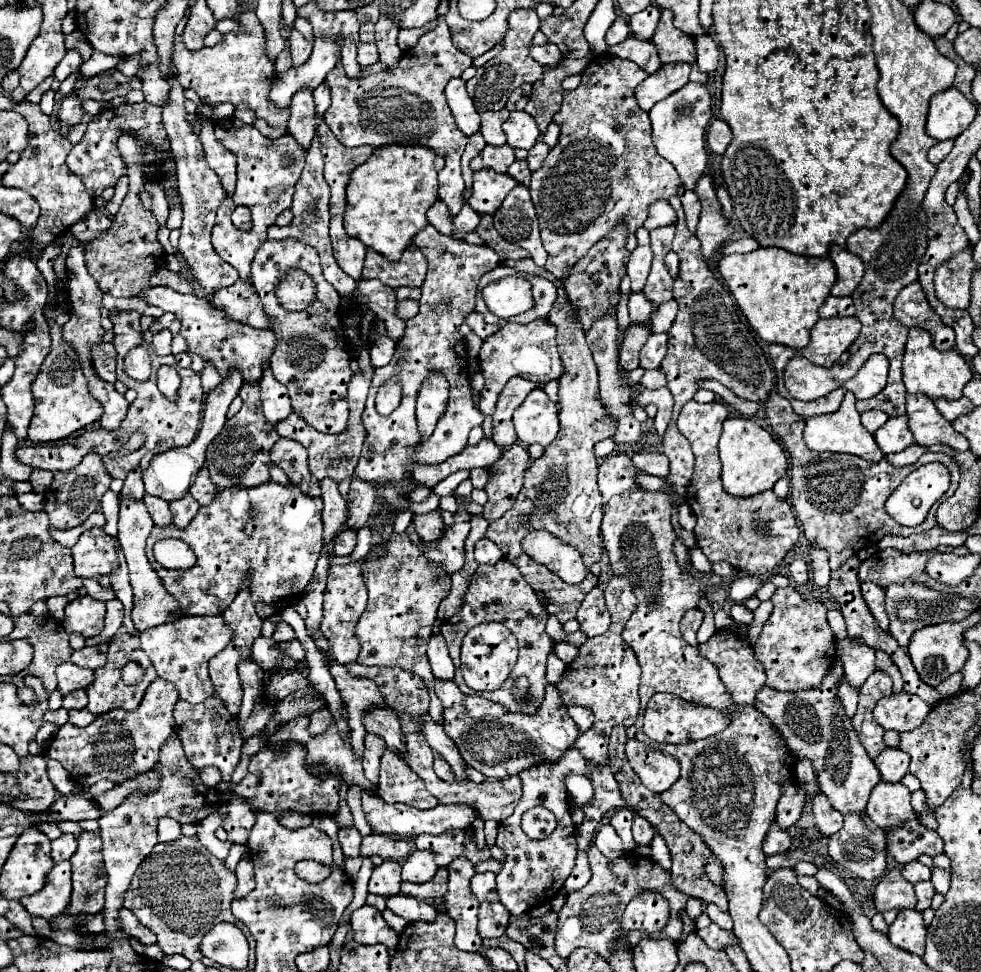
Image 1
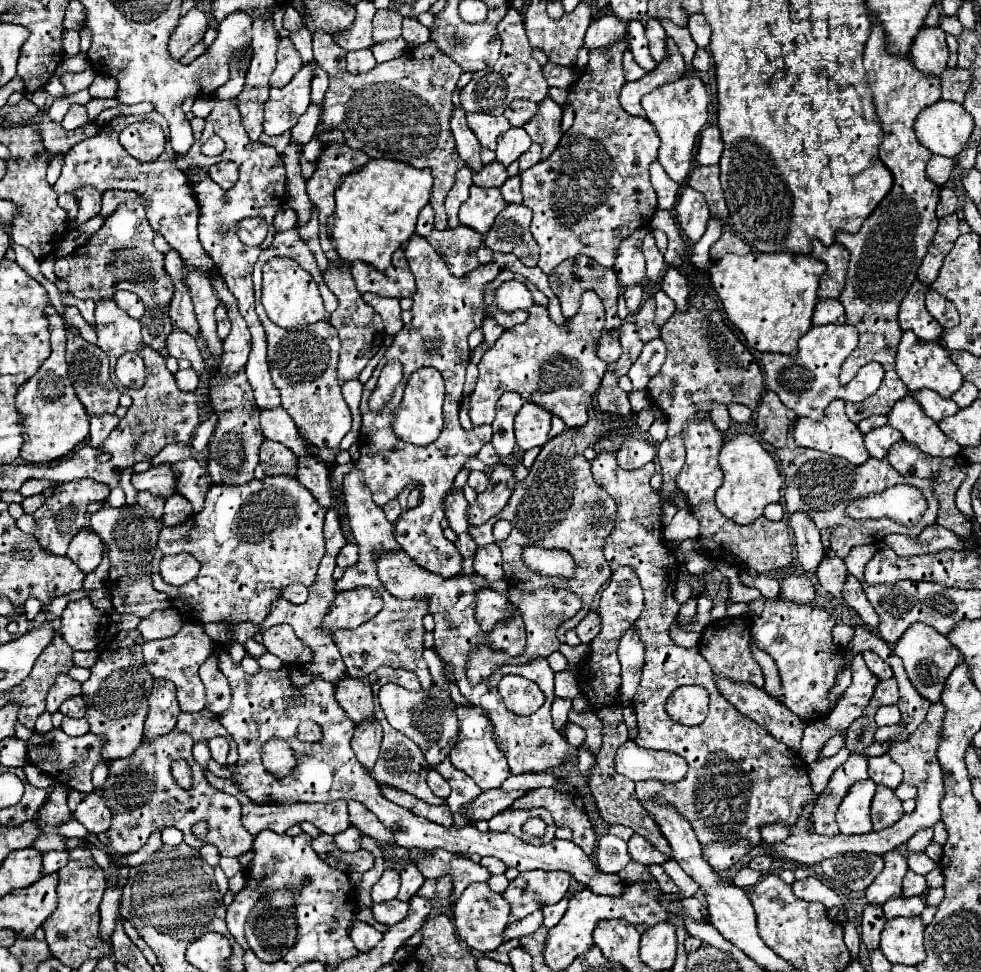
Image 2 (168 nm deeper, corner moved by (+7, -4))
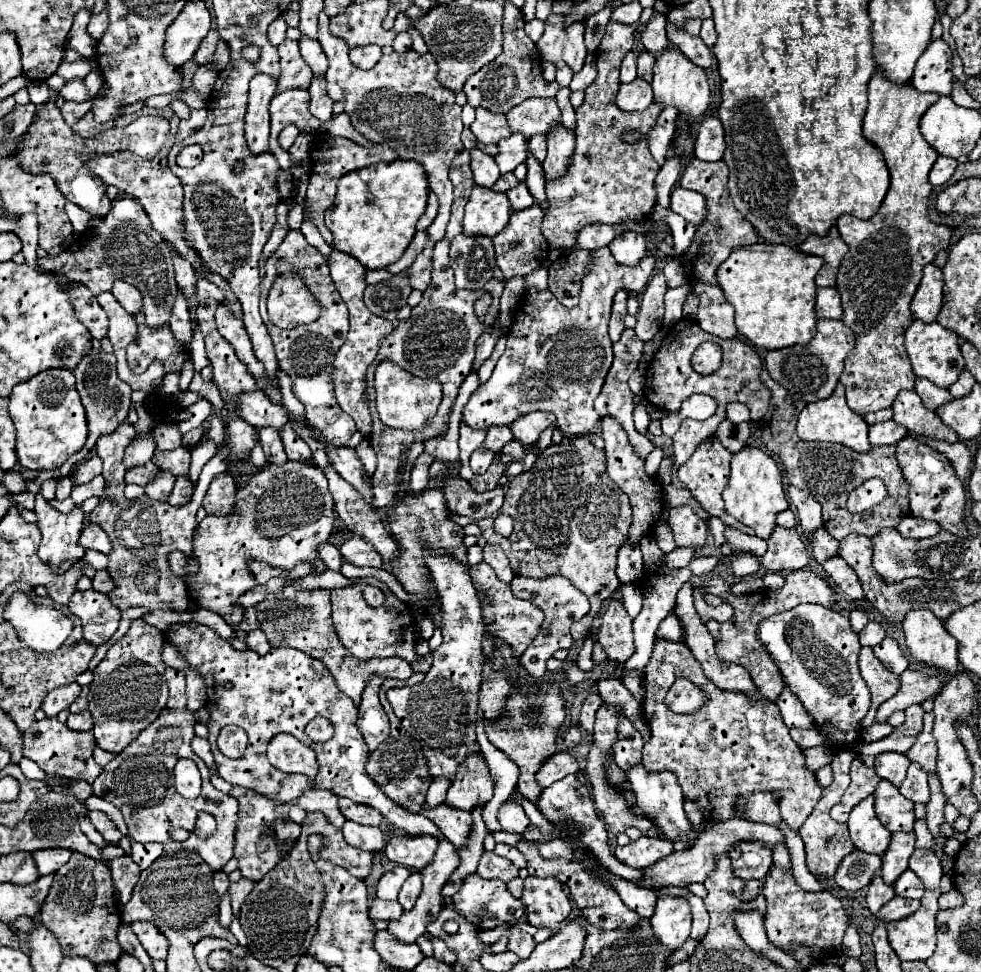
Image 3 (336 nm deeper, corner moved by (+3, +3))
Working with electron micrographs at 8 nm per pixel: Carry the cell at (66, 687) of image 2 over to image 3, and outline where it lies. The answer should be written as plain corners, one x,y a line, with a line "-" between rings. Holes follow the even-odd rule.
70,683
70,685
58,687
50,695
46,695
46,699
44,699
40,709
46,713
46,717
56,717
60,711
68,709
76,701
78,693
80,693
80,685
78,683

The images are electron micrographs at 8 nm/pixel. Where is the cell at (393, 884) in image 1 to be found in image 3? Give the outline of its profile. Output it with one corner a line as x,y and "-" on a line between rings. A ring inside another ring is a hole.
394,867
392,871
384,873
378,881
378,889
376,889
376,897
378,899
396,899
398,891
402,887
402,883
408,879
408,869
406,867

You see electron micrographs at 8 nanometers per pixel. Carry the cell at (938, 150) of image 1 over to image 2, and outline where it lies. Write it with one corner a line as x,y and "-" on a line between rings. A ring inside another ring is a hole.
932,154
932,158
928,160
926,164
926,174
932,182
936,182
938,186
944,186
944,182
952,176
952,170
954,170
954,162
952,158
946,158
946,156
938,156
938,154

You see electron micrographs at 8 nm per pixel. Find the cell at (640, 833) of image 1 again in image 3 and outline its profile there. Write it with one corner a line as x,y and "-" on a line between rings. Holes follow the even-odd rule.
640,837
630,841
626,847
614,849
614,857
634,869
644,869
670,853
674,853
672,843
658,837

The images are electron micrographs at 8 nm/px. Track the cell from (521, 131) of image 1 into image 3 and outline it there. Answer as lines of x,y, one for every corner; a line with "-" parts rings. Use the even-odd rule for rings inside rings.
514,133
508,139
502,139
498,143
496,165
500,167
502,175
512,173
524,161
526,161
526,137
524,135

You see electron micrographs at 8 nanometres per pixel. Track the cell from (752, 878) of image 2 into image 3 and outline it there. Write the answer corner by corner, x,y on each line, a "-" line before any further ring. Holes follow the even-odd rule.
746,881
746,885
742,887
742,903
750,903
760,895
760,881

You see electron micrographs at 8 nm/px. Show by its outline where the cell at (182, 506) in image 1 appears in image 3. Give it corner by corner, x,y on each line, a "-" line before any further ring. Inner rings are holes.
178,477
174,489
172,489
170,497
168,497
168,503
172,507
182,507
190,499
192,499
192,483
190,483
190,479
188,477

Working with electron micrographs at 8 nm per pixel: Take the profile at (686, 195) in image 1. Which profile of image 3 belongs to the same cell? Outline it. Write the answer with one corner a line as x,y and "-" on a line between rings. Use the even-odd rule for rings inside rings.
664,109
654,125
654,129
648,133
648,147
654,155
654,159
658,159
658,163
662,165
666,159
666,149
670,145
670,139
674,135
674,121
676,121
674,109

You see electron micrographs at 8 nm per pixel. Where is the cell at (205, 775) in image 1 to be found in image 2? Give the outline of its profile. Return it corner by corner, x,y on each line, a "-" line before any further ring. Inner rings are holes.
194,744
194,760
202,766
204,772
208,772
208,762
210,762
210,750
208,750
208,744

